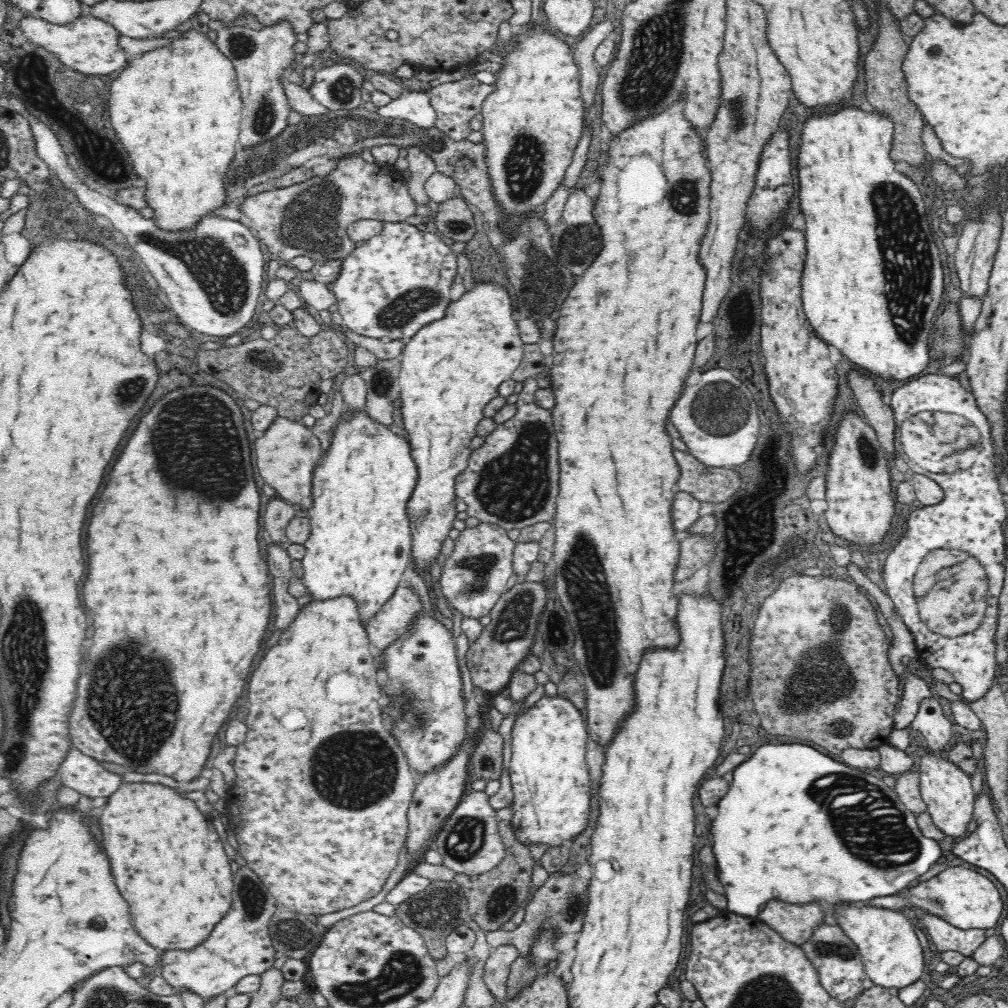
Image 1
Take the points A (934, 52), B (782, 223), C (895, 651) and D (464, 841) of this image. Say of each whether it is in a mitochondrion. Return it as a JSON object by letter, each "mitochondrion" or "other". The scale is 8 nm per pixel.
{"A":"mitochondrion","B":"other","C":"other","D":"mitochondrion"}

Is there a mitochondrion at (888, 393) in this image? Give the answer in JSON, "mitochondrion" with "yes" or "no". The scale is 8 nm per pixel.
{"mitochondrion":"no"}

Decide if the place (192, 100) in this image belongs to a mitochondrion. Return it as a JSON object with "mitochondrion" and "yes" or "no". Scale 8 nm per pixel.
{"mitochondrion":"no"}

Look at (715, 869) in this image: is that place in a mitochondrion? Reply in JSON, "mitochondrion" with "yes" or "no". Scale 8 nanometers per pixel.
{"mitochondrion":"no"}

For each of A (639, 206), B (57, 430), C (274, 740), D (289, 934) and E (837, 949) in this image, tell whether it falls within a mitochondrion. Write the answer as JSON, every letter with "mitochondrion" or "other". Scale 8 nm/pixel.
{"A":"other","B":"other","C":"other","D":"mitochondrion","E":"mitochondrion"}

